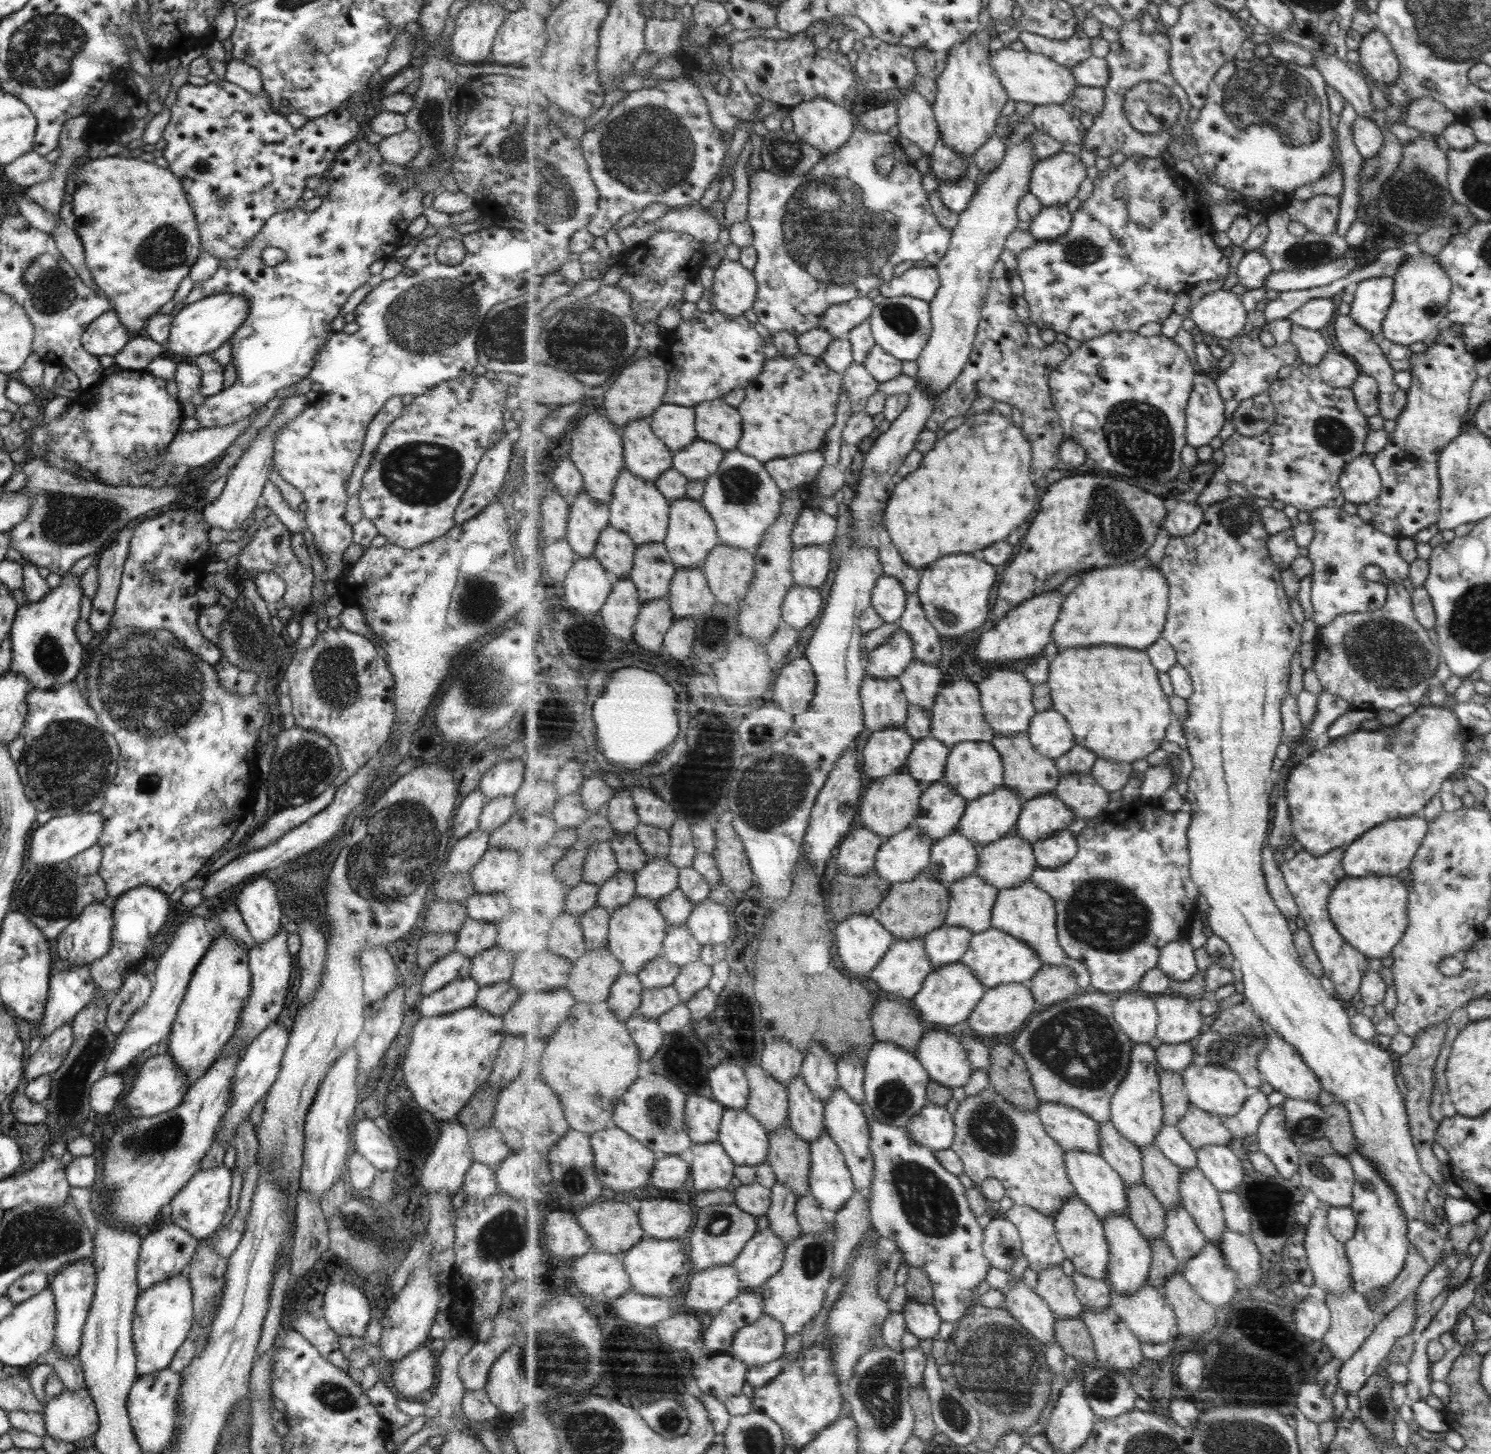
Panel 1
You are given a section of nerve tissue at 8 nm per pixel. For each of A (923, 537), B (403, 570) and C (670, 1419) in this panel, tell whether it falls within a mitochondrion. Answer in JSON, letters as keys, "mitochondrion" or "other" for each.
{"A":"other","B":"other","C":"mitochondrion"}

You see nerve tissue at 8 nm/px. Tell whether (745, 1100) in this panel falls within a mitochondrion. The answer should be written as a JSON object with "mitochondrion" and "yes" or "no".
{"mitochondrion":"no"}

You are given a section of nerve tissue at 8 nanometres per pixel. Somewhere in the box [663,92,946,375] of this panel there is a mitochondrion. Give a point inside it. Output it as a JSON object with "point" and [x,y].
{"point":[833,230]}

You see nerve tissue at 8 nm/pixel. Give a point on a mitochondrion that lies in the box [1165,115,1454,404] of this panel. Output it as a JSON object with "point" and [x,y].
{"point":[1417,189]}

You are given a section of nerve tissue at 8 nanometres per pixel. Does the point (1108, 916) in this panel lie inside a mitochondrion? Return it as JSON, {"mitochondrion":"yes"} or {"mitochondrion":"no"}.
{"mitochondrion":"yes"}

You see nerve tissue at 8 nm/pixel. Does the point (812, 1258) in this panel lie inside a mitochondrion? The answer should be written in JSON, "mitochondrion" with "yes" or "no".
{"mitochondrion":"yes"}

